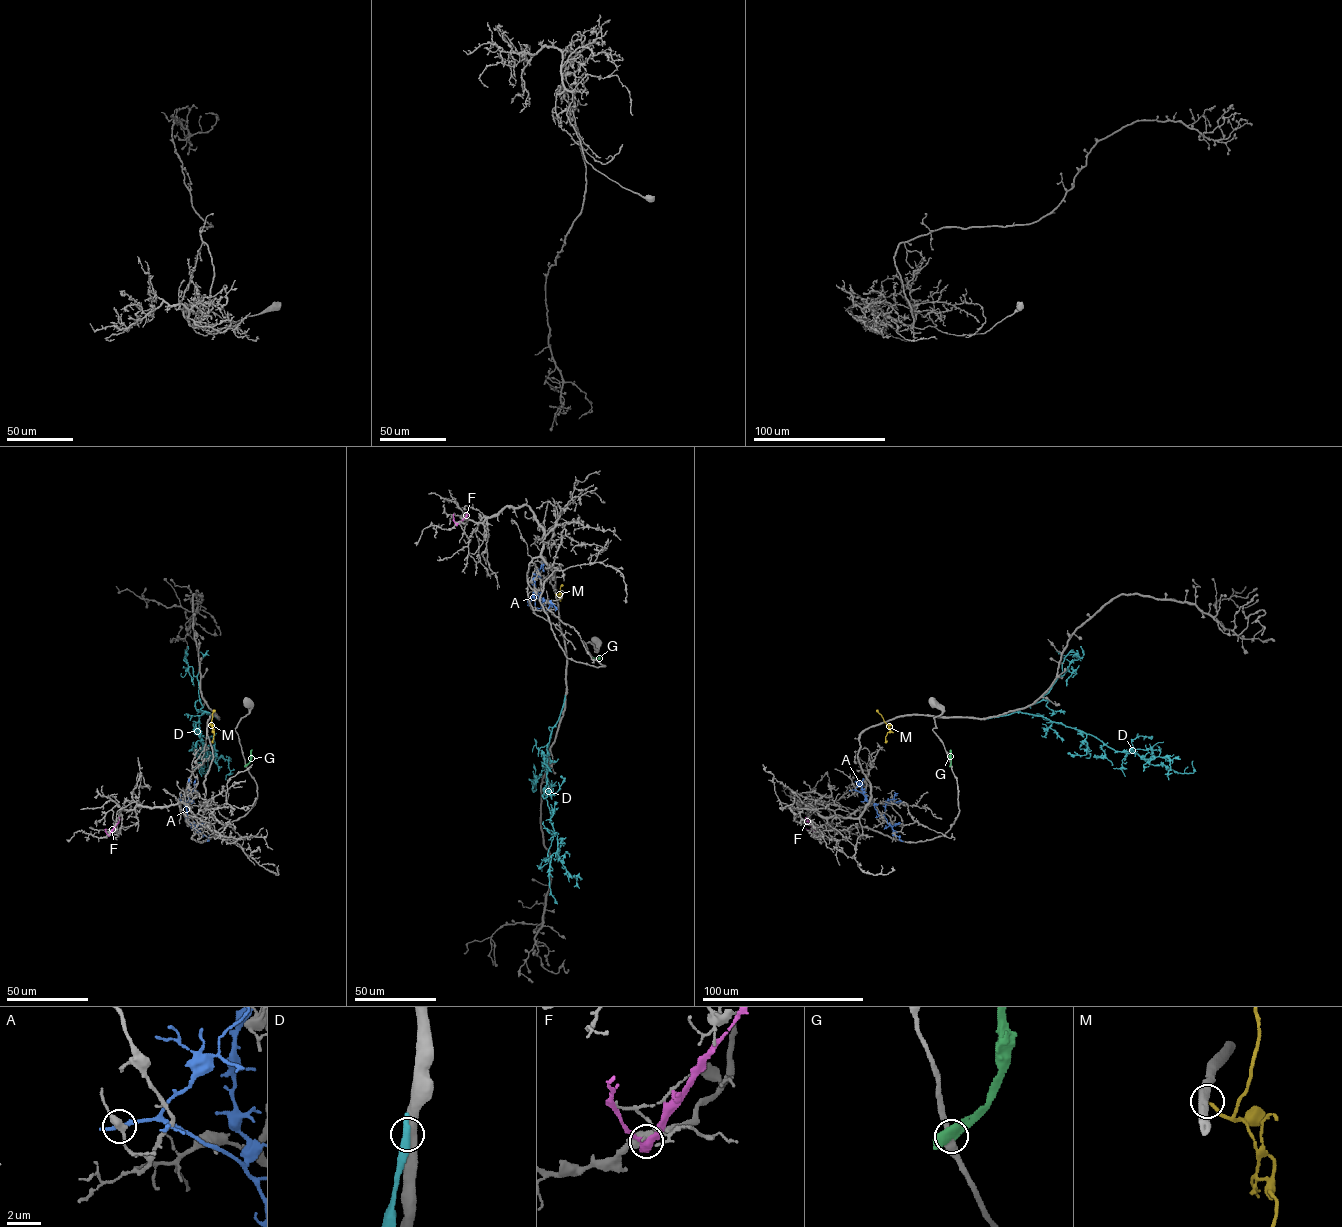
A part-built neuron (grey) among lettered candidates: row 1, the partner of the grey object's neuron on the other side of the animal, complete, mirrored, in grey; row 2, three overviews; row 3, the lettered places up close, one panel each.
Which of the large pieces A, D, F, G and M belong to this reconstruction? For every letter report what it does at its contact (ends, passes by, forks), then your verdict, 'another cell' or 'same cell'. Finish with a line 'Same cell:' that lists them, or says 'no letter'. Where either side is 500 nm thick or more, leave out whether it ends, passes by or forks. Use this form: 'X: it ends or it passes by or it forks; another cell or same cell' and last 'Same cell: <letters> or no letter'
A: it ends; another cell
D: another cell
F: it passes by; another cell
G: it passes by; another cell
M: it ends; same cell
Same cell: M

